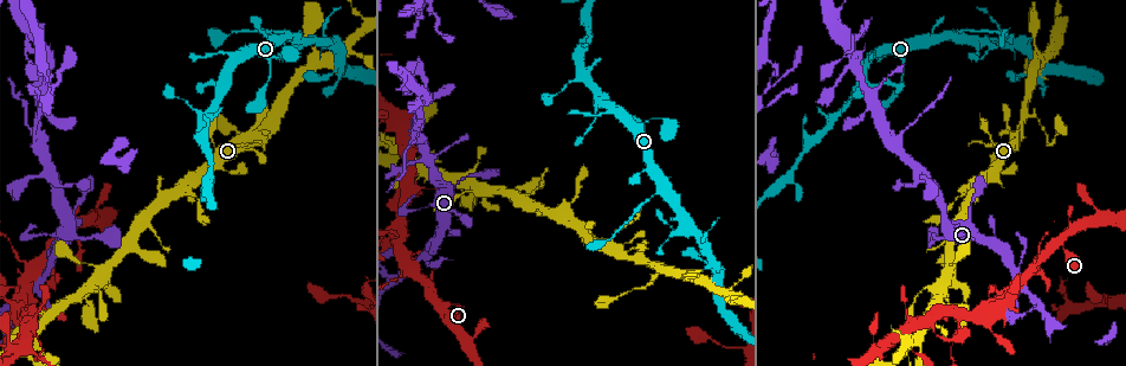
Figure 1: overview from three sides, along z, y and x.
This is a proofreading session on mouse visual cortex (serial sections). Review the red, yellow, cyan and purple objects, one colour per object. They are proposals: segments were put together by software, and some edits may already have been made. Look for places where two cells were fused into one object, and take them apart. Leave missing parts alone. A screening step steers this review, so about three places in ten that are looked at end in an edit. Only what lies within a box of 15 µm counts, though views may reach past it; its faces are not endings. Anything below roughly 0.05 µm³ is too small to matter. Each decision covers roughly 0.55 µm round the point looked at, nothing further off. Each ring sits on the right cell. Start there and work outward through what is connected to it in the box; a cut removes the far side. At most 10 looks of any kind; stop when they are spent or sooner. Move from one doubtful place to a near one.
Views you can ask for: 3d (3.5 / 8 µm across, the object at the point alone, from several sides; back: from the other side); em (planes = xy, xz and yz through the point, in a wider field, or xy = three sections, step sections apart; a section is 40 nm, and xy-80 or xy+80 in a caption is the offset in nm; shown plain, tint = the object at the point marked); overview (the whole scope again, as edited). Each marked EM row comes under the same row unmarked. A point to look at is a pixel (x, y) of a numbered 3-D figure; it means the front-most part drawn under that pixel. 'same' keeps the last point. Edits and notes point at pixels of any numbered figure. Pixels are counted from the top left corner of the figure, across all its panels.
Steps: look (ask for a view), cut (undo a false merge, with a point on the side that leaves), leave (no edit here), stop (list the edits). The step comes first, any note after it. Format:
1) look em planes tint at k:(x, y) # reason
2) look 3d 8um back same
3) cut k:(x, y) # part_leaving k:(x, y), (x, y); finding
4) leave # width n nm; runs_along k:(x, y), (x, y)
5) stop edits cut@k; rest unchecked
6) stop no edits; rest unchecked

look 3d 3.5um back at 1:(420, 138) # a fork

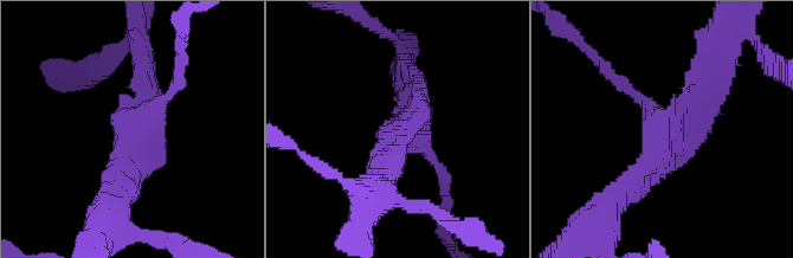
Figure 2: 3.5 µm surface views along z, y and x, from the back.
look em xy step 5 tint at 2:(666, 135) # now the EM

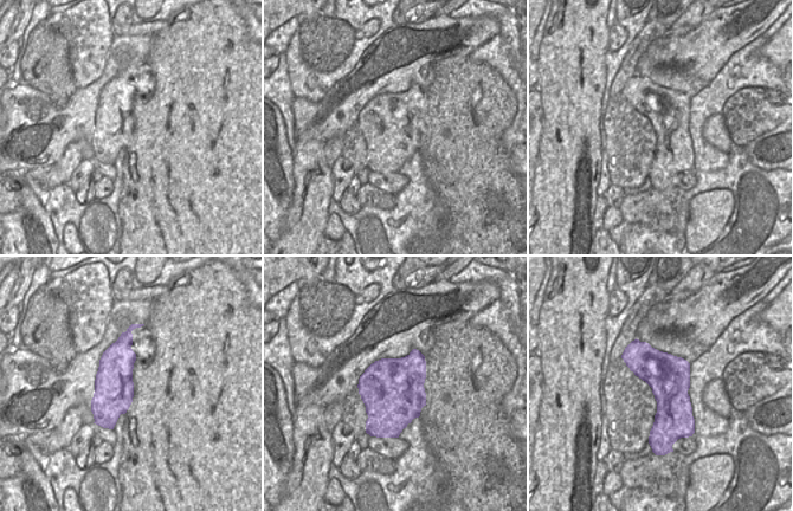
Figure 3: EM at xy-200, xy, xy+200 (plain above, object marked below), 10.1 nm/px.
leave # runs_along 2:(618, 197), (701, 81); continuous, no second cell

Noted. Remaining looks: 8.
look 3d 3.5um at 1:(993, 239) # sharp bend

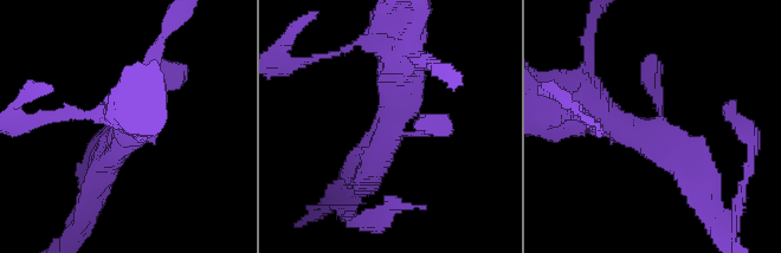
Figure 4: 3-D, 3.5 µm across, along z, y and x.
look em planes tint at 4:(657, 135) # shape alone is not enough

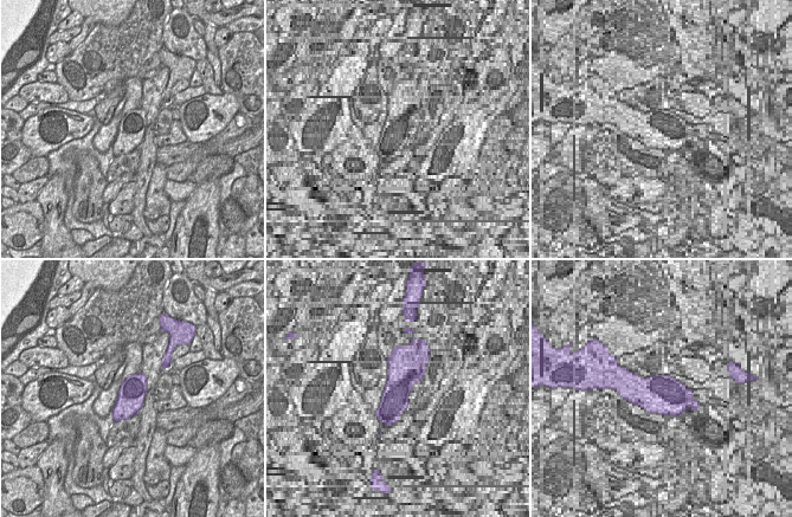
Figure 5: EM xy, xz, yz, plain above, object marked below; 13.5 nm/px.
leave # runs_along 4:(587, 114), (675, 142), (708, 182); one cell here

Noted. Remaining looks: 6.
look 3d 3.5um at 1:(390, 227) # abrupt turn

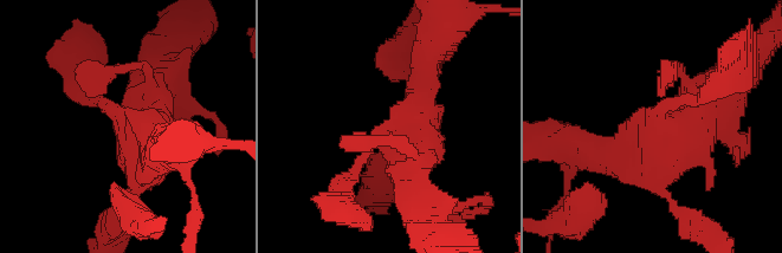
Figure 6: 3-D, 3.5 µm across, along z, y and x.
leave # runs_along 6:(722, 89), (658, 147), (592, 150); one cell here

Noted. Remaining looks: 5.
look 3d 3.5um at 1:(21, 261)

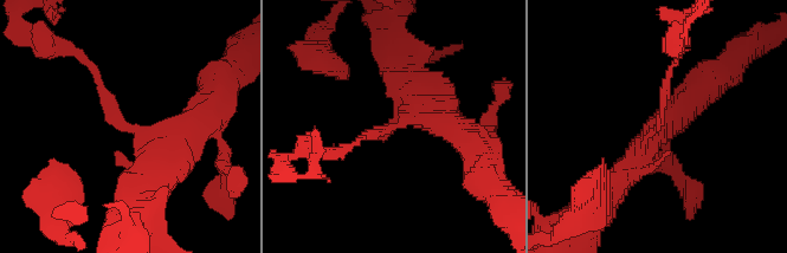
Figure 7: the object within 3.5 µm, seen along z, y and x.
leave # arm_widths 150, 400 nm; runs_along 7:(202, 122), (137, 133), (90, 67); continuous, no second cell

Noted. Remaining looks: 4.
look 3d 3.5um back at 1:(422, 90) # thin neck

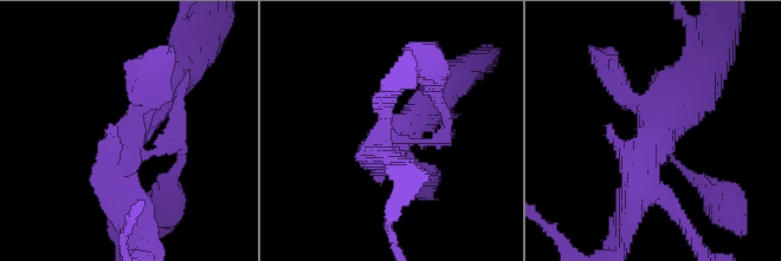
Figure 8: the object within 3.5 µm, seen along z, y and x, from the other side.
look em xy step 5 tint at 8:(651, 142)

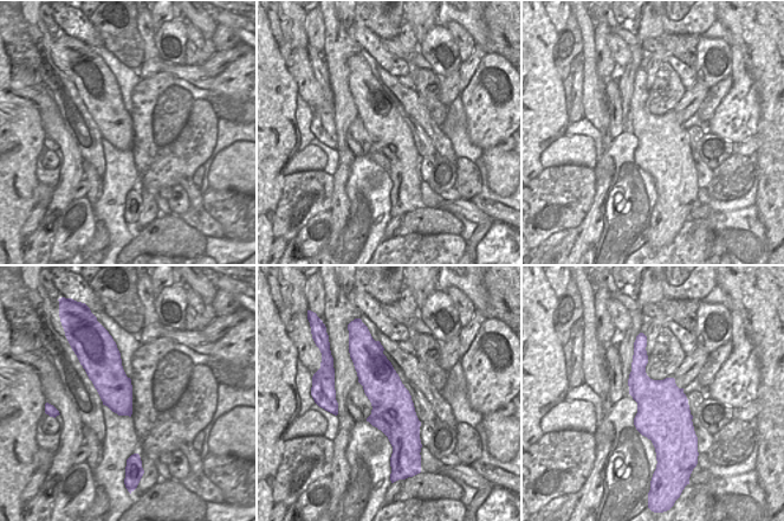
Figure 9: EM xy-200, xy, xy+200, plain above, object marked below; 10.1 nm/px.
leave # runs_along 8:(631, 211), (637, 161), (689, 84); continuous, no second cell

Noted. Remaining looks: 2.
stop no edits; rest unchecked

